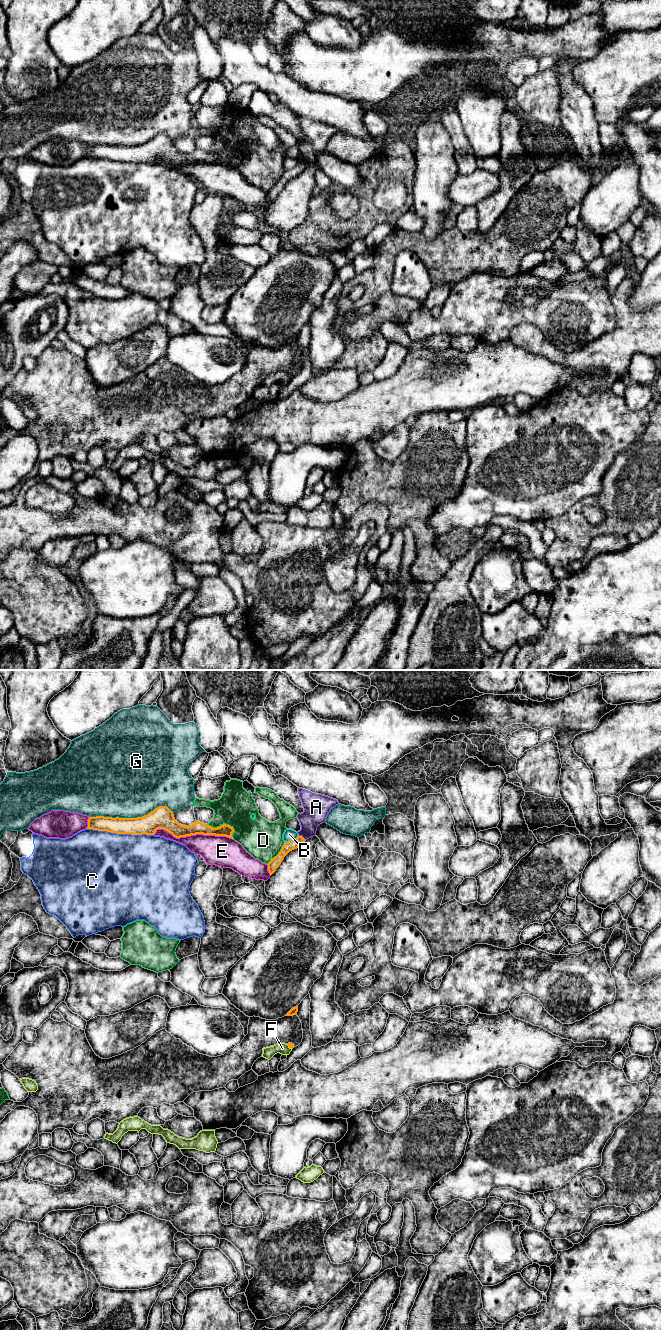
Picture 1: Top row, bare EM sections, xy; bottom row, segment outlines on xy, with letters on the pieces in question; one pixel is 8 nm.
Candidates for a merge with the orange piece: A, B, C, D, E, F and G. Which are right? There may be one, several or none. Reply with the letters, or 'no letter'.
no letter

